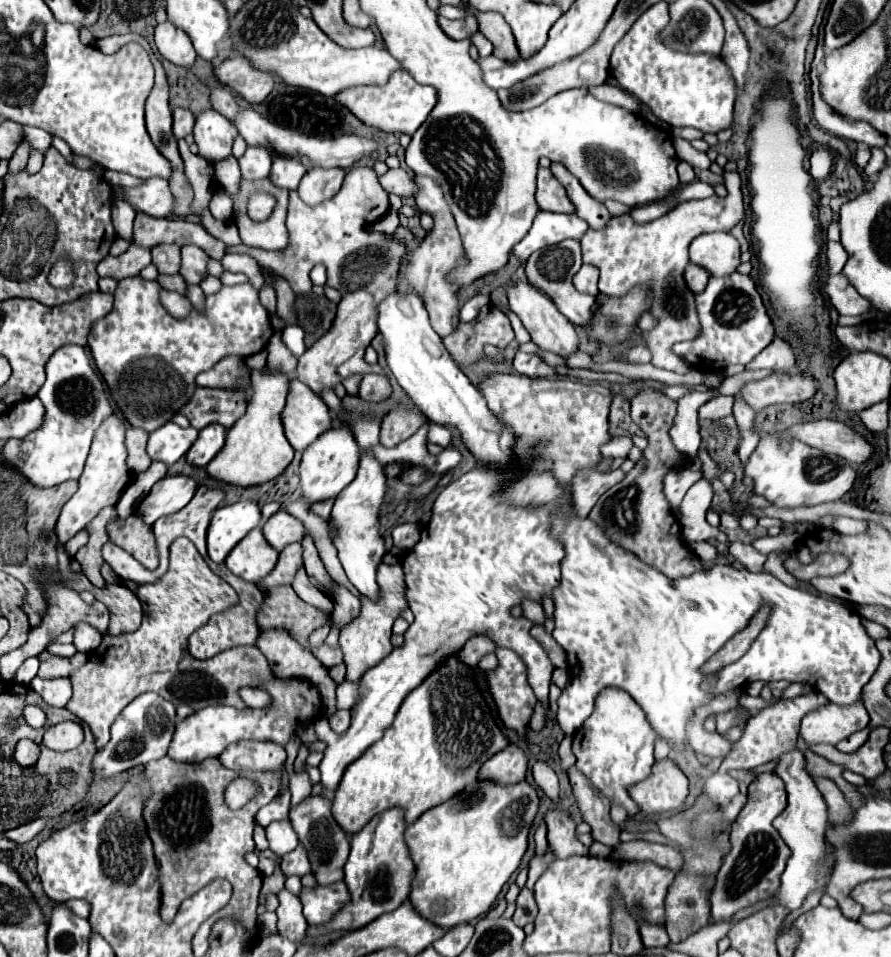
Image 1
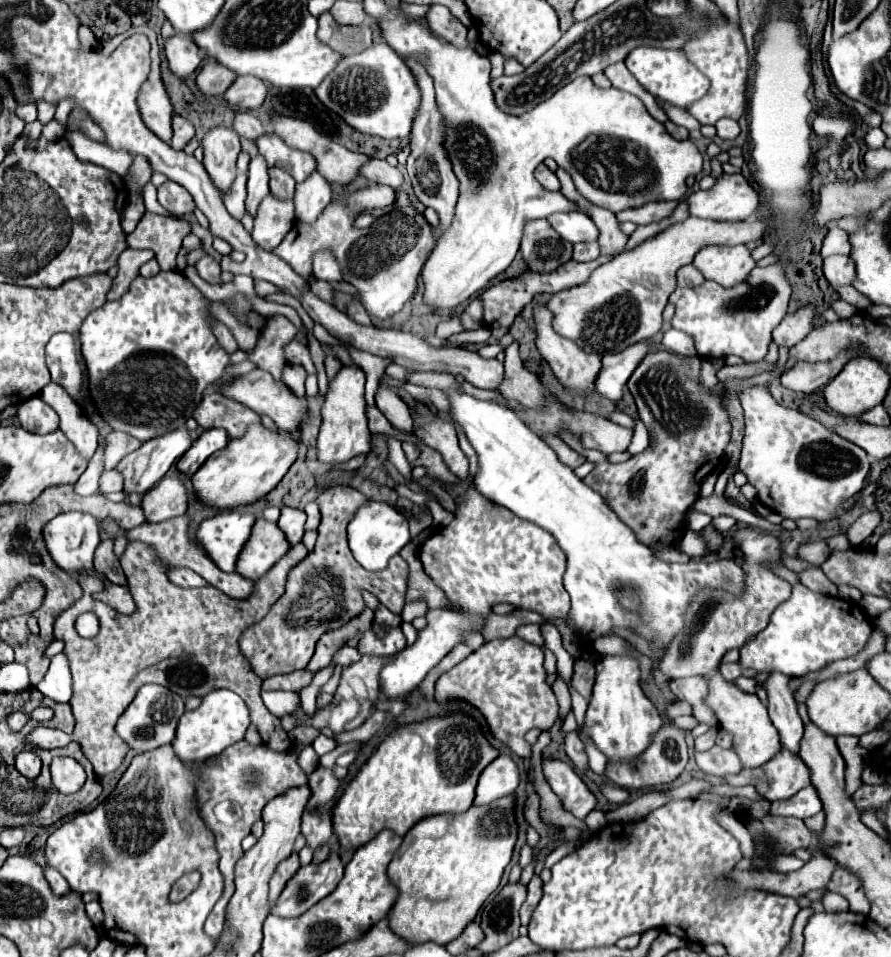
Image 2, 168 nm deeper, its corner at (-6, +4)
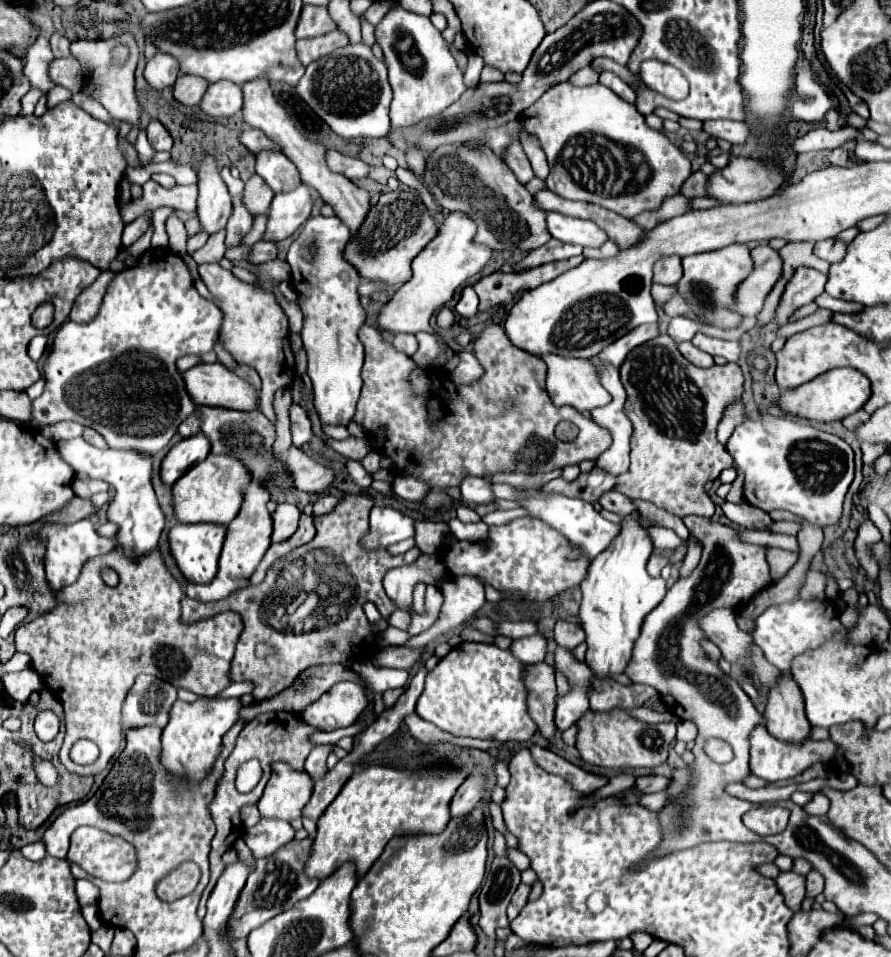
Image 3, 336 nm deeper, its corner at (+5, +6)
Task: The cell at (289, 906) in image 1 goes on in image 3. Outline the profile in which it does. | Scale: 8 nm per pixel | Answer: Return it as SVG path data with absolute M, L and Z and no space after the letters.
M259 818L259 822L253 828L247 828L243 832L243 840L253 852L255 858L269 856L279 846L293 840L295 830L289 822L281 822L277 818Z

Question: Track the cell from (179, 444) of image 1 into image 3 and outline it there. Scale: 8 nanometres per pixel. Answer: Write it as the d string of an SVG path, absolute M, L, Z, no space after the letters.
M83 438L59 440L57 450L61 458L75 470L83 472L89 478L105 480L115 488L115 498L107 508L107 520L117 526L117 546L123 550L125 556L131 560L139 560L145 554L157 548L159 534L163 530L163 512L159 508L155 490L151 486L151 456L143 456L139 452L125 452L125 450L99 450L87 444Z

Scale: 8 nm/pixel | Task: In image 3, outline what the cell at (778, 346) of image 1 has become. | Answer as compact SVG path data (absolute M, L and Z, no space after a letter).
M797 268L793 274L793 280L787 284L781 297L779 308L775 312L775 320L779 326L789 322L789 316L795 312L795 306L801 306L805 302L813 302L825 288L827 276L815 268Z

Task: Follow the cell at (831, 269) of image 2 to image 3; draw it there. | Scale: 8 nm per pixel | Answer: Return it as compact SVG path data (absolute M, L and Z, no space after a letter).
M827 238L827 240L819 240L815 242L815 256L819 258L825 258L827 262L839 262L843 260L845 256L845 250L847 250L847 242L843 240L833 240L833 238Z

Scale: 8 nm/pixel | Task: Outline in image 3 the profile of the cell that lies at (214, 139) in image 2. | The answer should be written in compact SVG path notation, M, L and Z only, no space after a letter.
M205 156L199 174L199 200L197 200L197 216L201 230L207 234L215 234L227 226L229 214L233 212L231 196L227 192L225 182L219 176L219 168L213 156Z

